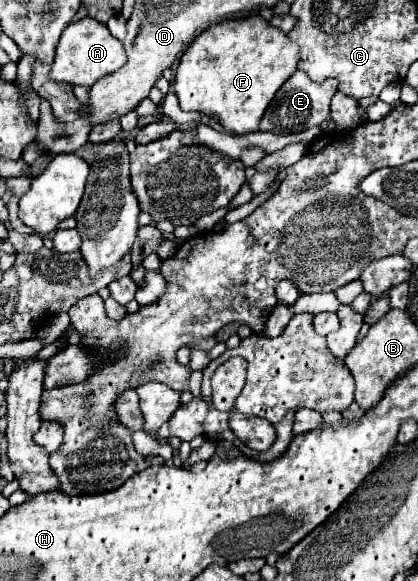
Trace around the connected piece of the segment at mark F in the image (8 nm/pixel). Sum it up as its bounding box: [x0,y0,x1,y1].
[173,16,297,134]

